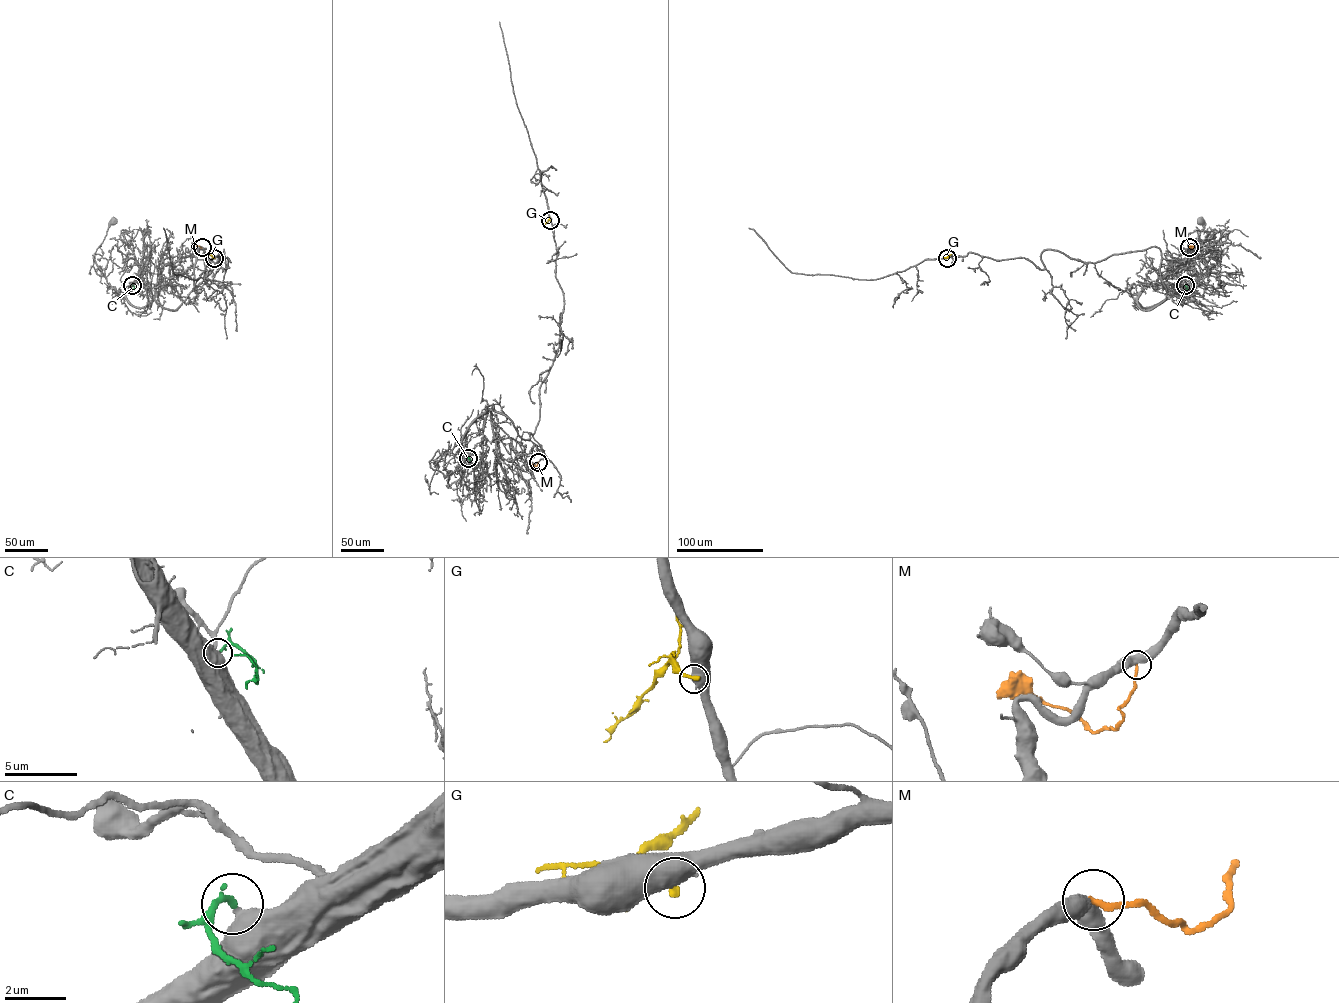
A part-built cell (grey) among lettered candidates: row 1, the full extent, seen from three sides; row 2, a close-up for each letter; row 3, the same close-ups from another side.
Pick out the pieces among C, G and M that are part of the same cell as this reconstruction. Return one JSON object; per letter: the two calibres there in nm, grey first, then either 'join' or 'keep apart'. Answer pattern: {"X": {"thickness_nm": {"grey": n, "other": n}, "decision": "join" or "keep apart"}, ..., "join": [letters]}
{"C": {"thickness_nm": {"grey": 600, "other": 220}, "decision": "join"}, "G": {"thickness_nm": {"grey": 700, "other": 280}, "decision": "keep apart"}, "M": {"thickness_nm": {"grey": 500, "other": 200}, "decision": "keep apart"}, "join": ["C"]}

